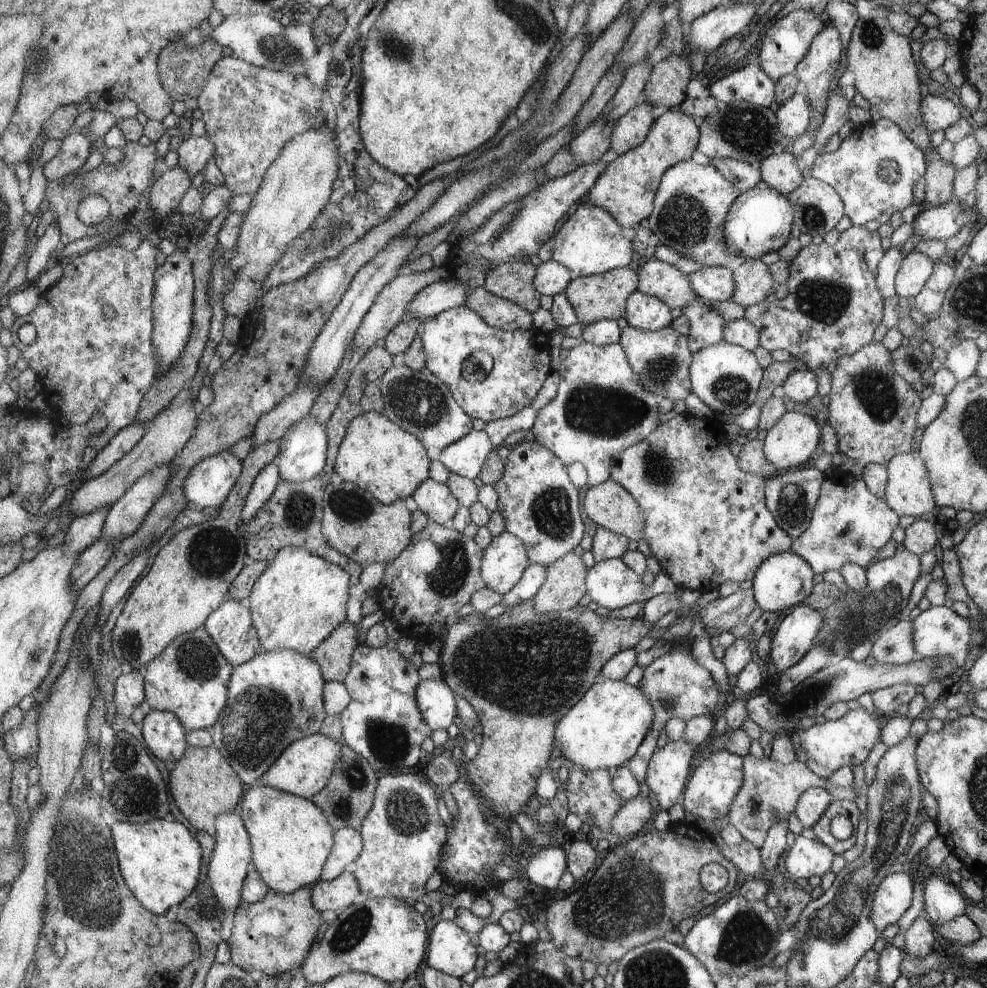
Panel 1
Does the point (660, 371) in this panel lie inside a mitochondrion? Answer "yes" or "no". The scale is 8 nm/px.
yes

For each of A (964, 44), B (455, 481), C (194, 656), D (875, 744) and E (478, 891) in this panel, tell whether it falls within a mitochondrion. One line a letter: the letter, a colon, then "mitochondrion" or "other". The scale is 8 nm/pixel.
A: other
B: other
C: mitochondrion
D: other
E: other

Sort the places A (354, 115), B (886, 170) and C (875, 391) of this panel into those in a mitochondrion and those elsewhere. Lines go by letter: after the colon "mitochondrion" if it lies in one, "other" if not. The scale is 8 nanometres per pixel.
A: other
B: mitochondrion
C: mitochondrion

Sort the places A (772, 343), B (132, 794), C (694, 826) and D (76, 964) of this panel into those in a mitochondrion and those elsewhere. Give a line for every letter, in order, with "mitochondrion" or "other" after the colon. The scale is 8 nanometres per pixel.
A: other
B: mitochondrion
C: other
D: other

